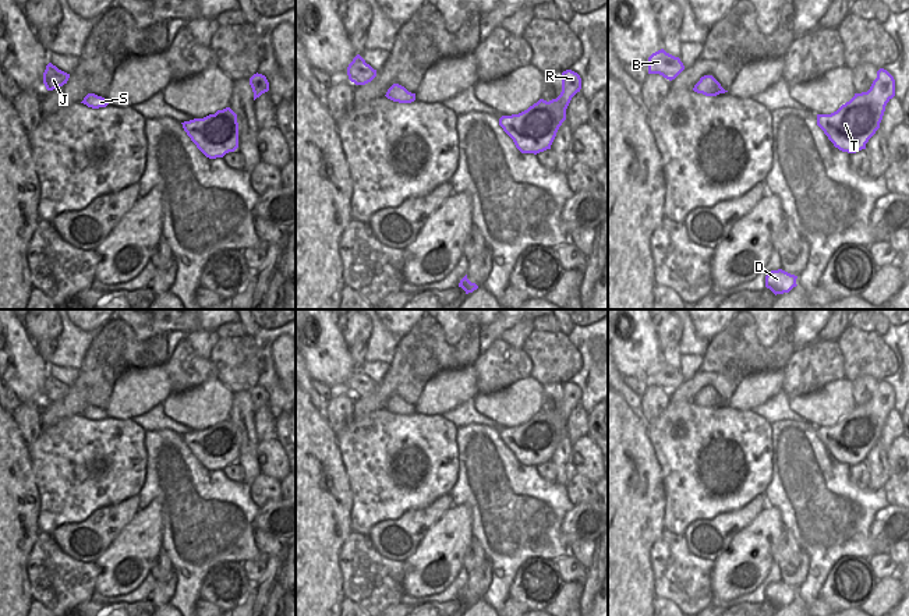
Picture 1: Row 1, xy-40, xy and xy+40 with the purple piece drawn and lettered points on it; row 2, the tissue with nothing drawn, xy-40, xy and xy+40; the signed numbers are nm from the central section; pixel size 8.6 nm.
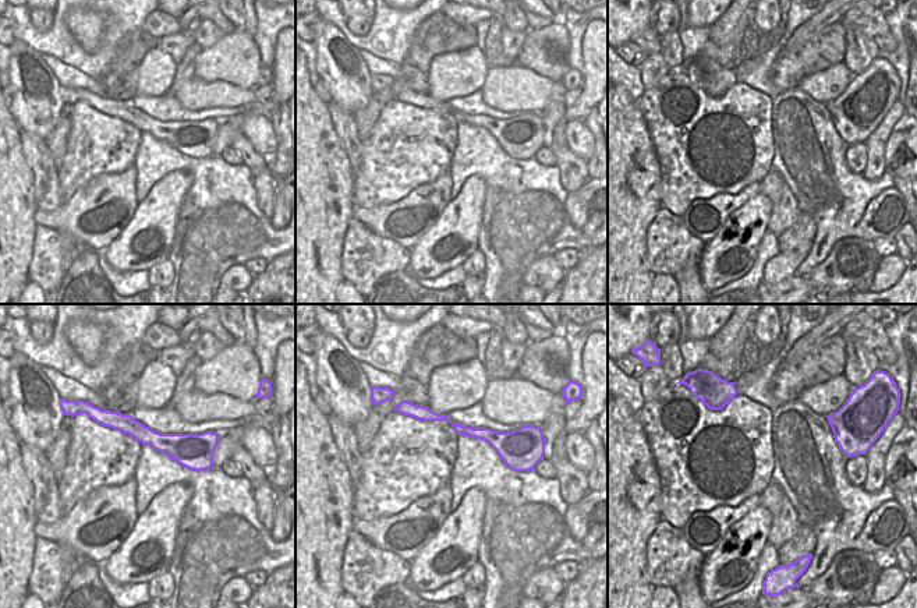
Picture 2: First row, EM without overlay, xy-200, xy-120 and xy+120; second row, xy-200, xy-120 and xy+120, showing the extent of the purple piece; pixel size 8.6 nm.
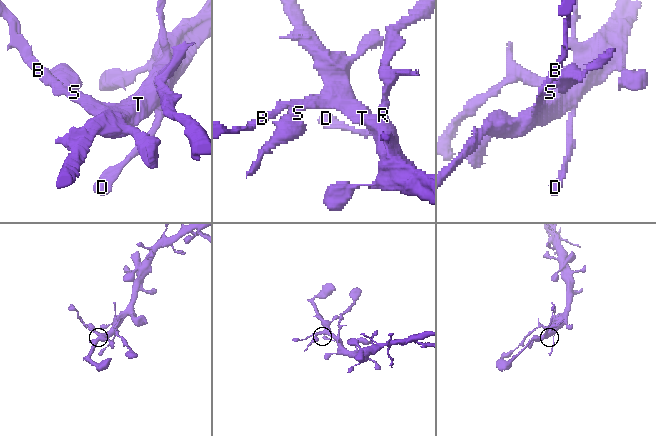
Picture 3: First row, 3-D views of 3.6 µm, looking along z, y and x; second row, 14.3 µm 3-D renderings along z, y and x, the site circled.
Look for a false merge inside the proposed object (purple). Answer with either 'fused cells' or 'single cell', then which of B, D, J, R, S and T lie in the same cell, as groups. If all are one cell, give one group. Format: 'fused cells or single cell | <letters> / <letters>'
single cell | B D J R S T

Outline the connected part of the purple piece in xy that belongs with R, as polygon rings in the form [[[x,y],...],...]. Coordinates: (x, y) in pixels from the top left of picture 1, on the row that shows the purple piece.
[[[566,70],[562,72],[562,92],[556,99],[540,99],[519,114],[502,116],[499,125],[521,153],[537,155],[551,149],[559,127],[566,120],[566,109],[580,89],[580,75]]]

